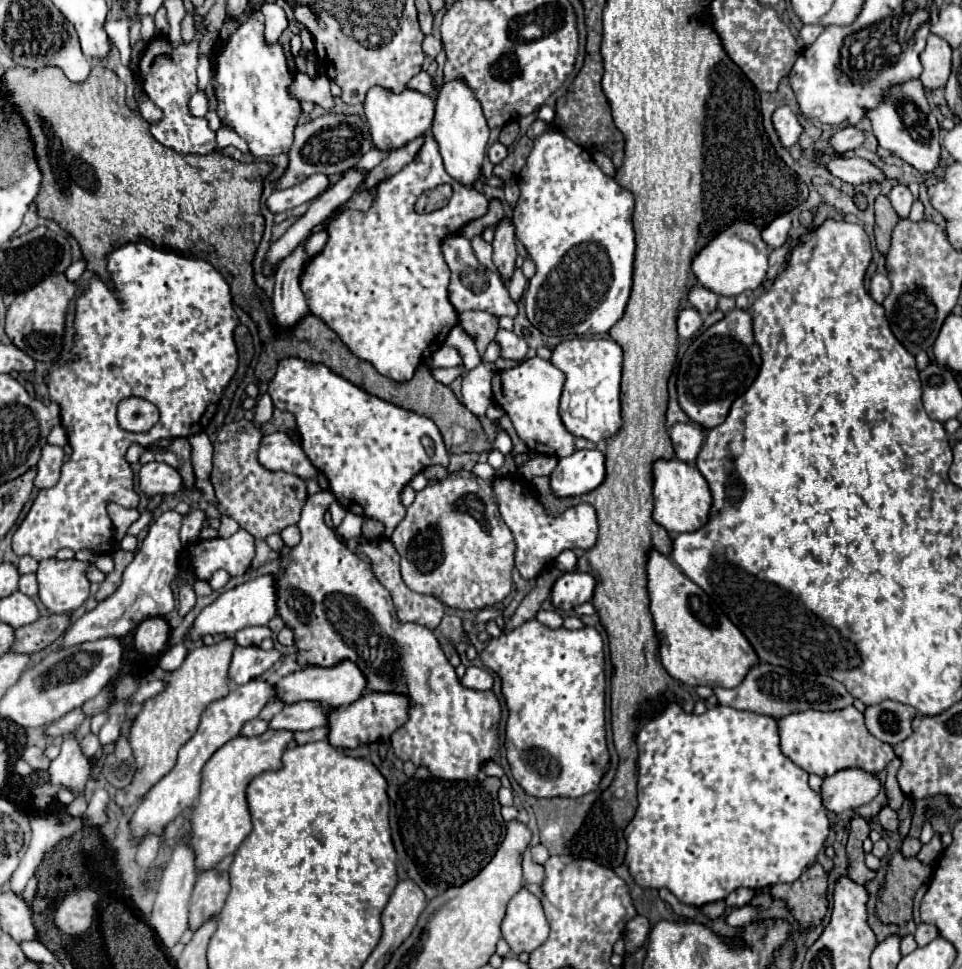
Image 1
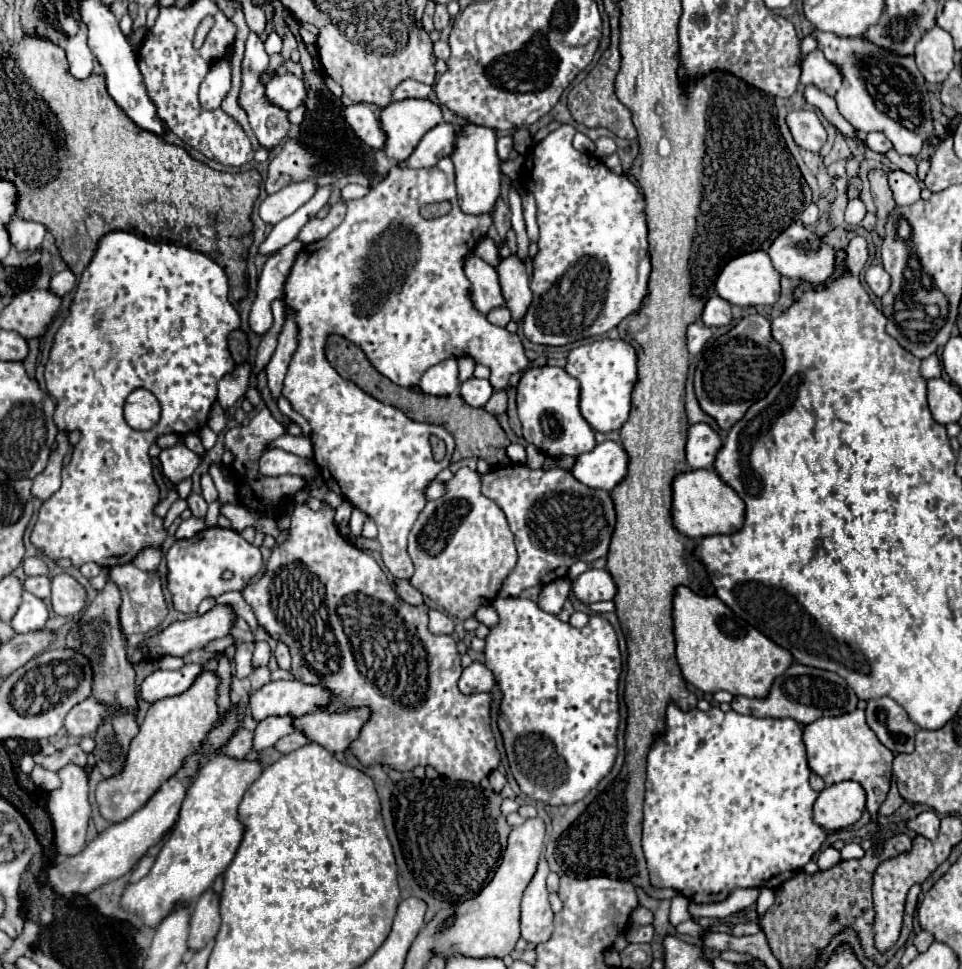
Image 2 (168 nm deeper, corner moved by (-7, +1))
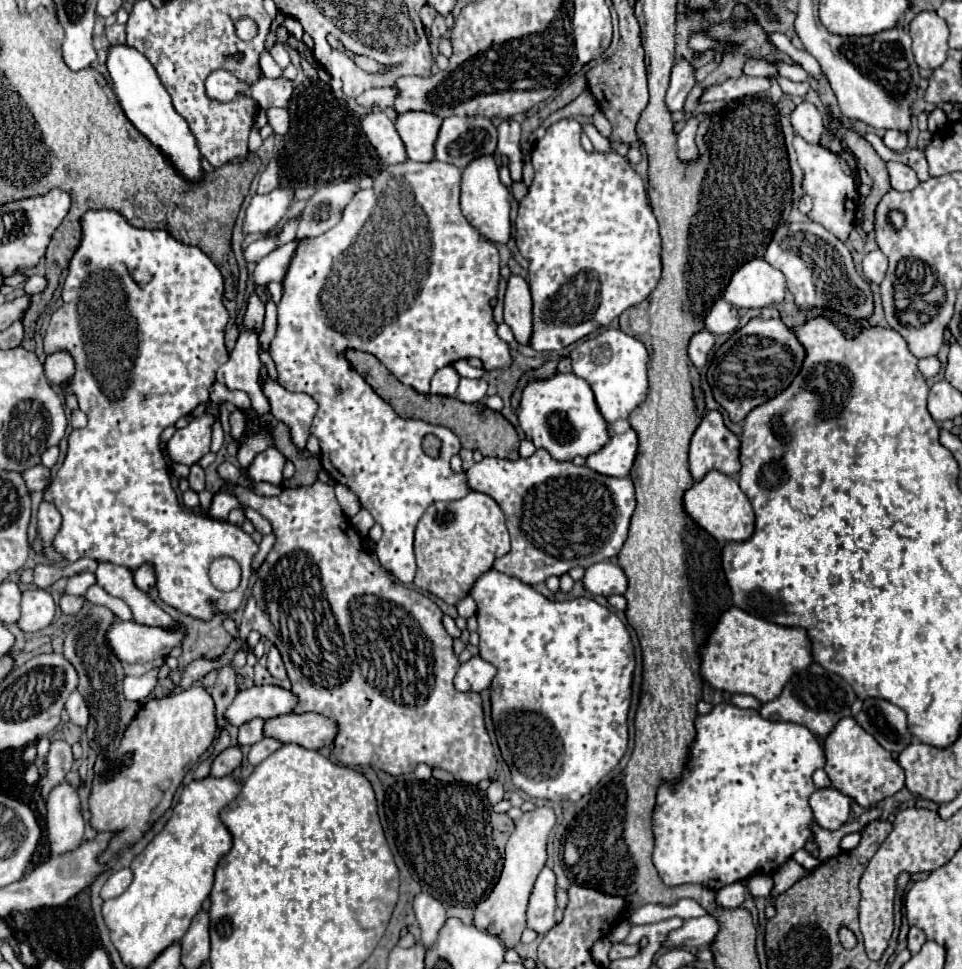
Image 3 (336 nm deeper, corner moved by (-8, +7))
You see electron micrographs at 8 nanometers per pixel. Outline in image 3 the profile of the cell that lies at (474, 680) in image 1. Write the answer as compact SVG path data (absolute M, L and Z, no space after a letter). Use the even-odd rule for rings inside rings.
M473 656L471 660L467 660L465 664L459 666L457 676L455 676L455 688L459 692L481 692L485 688L489 688L493 676L495 676L495 666L485 662L479 656Z

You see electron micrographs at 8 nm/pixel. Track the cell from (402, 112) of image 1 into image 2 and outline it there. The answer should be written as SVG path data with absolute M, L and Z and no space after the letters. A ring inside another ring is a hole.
M406 98L400 102L392 102L386 108L380 110L380 128L386 134L386 142L384 142L384 154L388 158L394 158L396 162L402 162L404 158L408 158L412 154L412 150L416 148L416 144L420 142L420 138L434 128L436 124L442 122L442 108L440 104L428 100L428 98Z

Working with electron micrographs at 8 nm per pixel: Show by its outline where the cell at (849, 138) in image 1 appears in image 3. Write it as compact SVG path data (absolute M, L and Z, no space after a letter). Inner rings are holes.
M887 130L887 134L883 136L883 142L889 150L895 150L895 152L903 152L905 146L907 146L907 132L901 132L901 130Z

